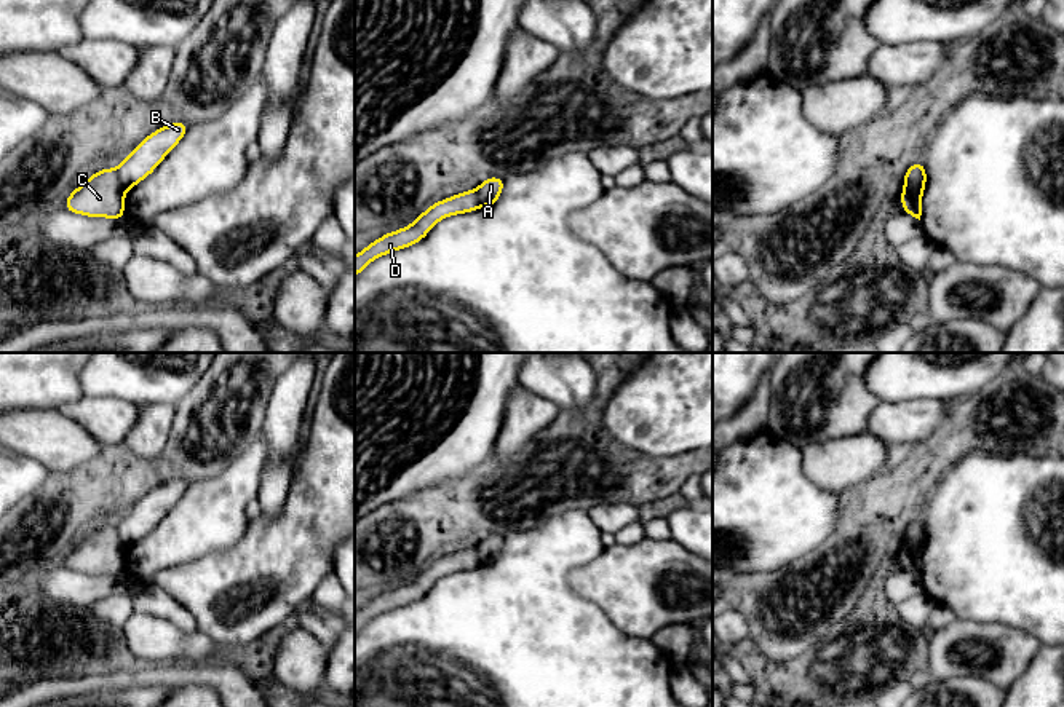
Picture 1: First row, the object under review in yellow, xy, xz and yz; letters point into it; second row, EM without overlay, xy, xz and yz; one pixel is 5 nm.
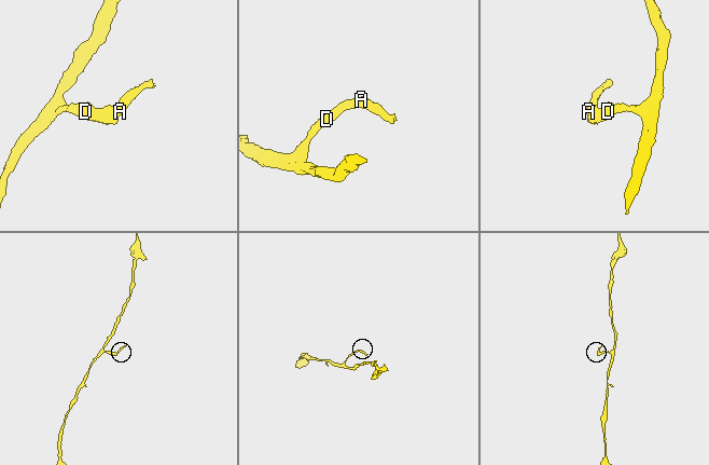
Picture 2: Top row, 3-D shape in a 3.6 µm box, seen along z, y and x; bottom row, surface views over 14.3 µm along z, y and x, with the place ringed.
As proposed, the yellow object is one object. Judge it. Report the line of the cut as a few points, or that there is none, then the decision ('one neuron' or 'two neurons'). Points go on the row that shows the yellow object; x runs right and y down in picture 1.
yz (925, 173), (919, 181), (905, 189) | two neurons

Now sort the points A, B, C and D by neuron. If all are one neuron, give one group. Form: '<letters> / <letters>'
A B / C D

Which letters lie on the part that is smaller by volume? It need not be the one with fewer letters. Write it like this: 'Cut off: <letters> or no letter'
Cut off: A, B

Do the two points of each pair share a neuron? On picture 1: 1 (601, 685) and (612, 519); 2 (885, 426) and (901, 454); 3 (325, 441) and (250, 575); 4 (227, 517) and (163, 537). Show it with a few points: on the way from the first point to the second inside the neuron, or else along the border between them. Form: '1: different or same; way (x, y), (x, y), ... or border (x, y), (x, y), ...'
1: different; border (587, 513), (601, 533)
2: different; border (913, 444), (889, 446)
3: same; way (325, 474), (325, 500), (283, 541)
4: same; way (211, 517), (179, 537)

